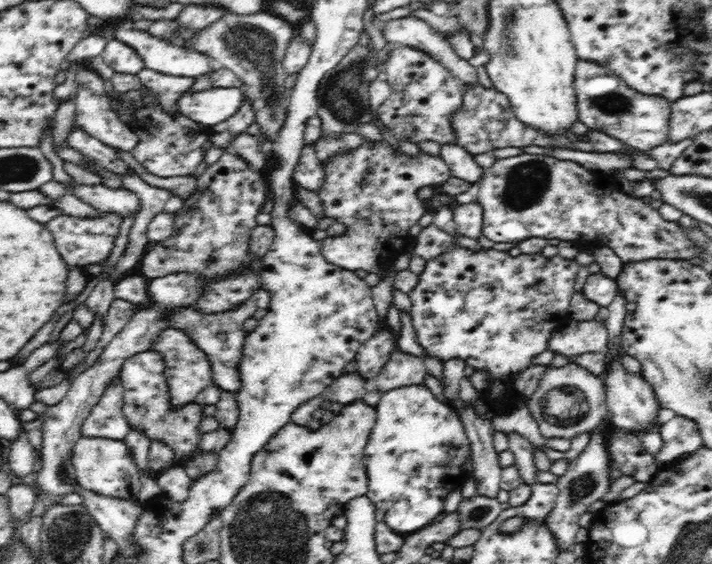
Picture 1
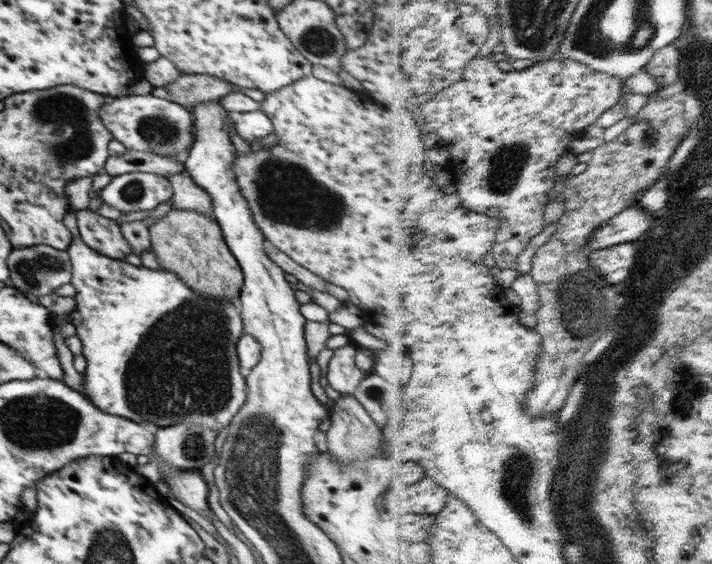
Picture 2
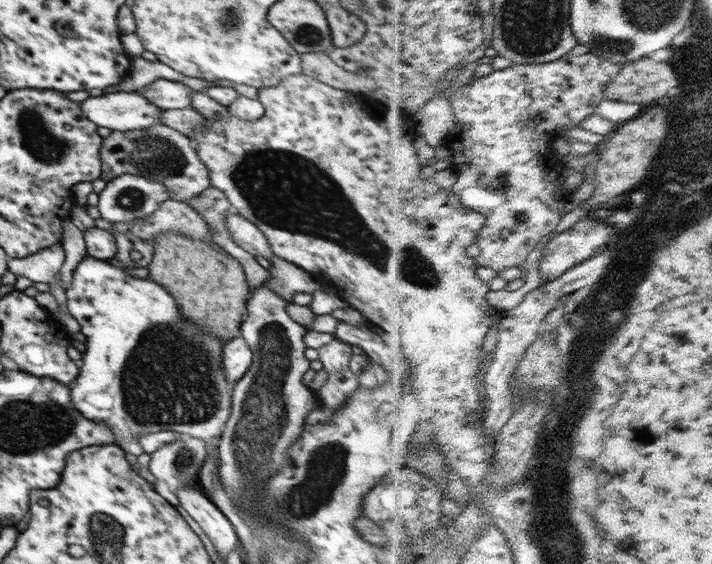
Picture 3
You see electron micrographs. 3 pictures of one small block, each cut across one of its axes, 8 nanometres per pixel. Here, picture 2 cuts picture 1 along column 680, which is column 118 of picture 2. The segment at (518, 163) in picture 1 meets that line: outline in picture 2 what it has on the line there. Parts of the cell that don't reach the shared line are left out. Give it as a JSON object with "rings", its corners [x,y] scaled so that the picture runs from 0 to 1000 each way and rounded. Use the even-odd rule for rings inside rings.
{"rings":[[[105,372],[104,378],[111,418],[129,443],[152,457],[173,463],[185,450],[180,427],[171,420],[170,401],[162,392],[121,372]]]}

